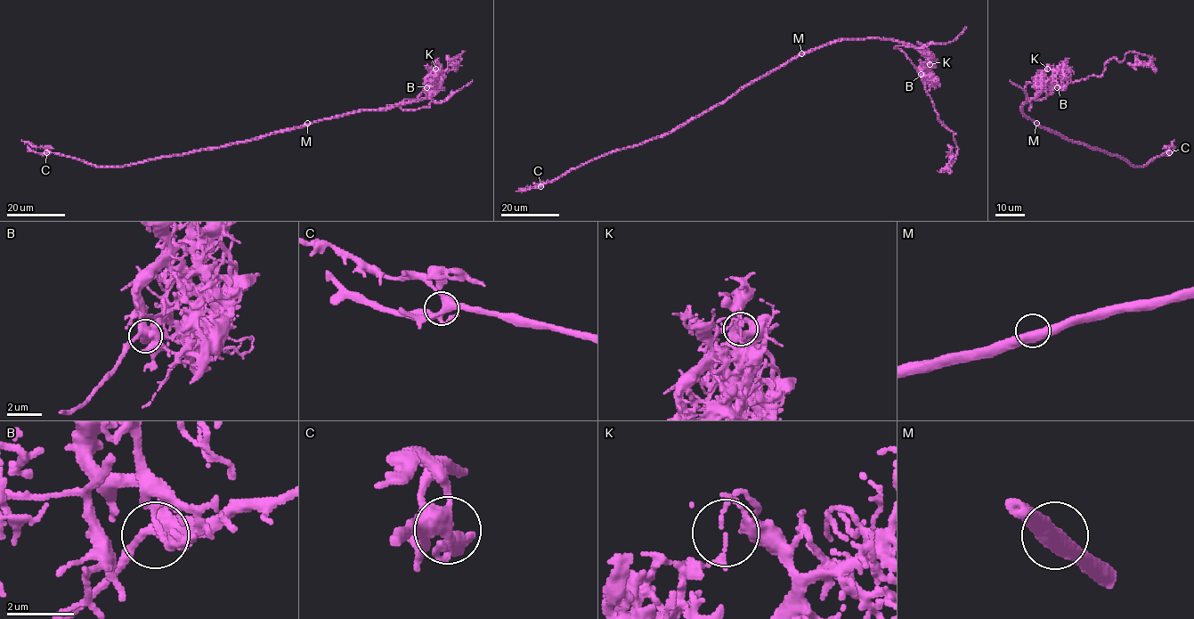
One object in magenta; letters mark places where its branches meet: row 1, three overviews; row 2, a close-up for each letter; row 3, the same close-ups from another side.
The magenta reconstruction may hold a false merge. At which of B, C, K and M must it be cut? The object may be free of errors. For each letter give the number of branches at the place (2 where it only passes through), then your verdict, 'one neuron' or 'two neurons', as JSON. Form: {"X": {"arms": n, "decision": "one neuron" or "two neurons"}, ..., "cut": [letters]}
{"B": {"arms": 4, "decision": "one neuron"}, "C": {"arms": 6, "decision": "one neuron"}, "K": {"arms": 2, "decision": "two neurons"}, "M": {"arms": 2, "decision": "one neuron"}, "cut": ["K"]}

